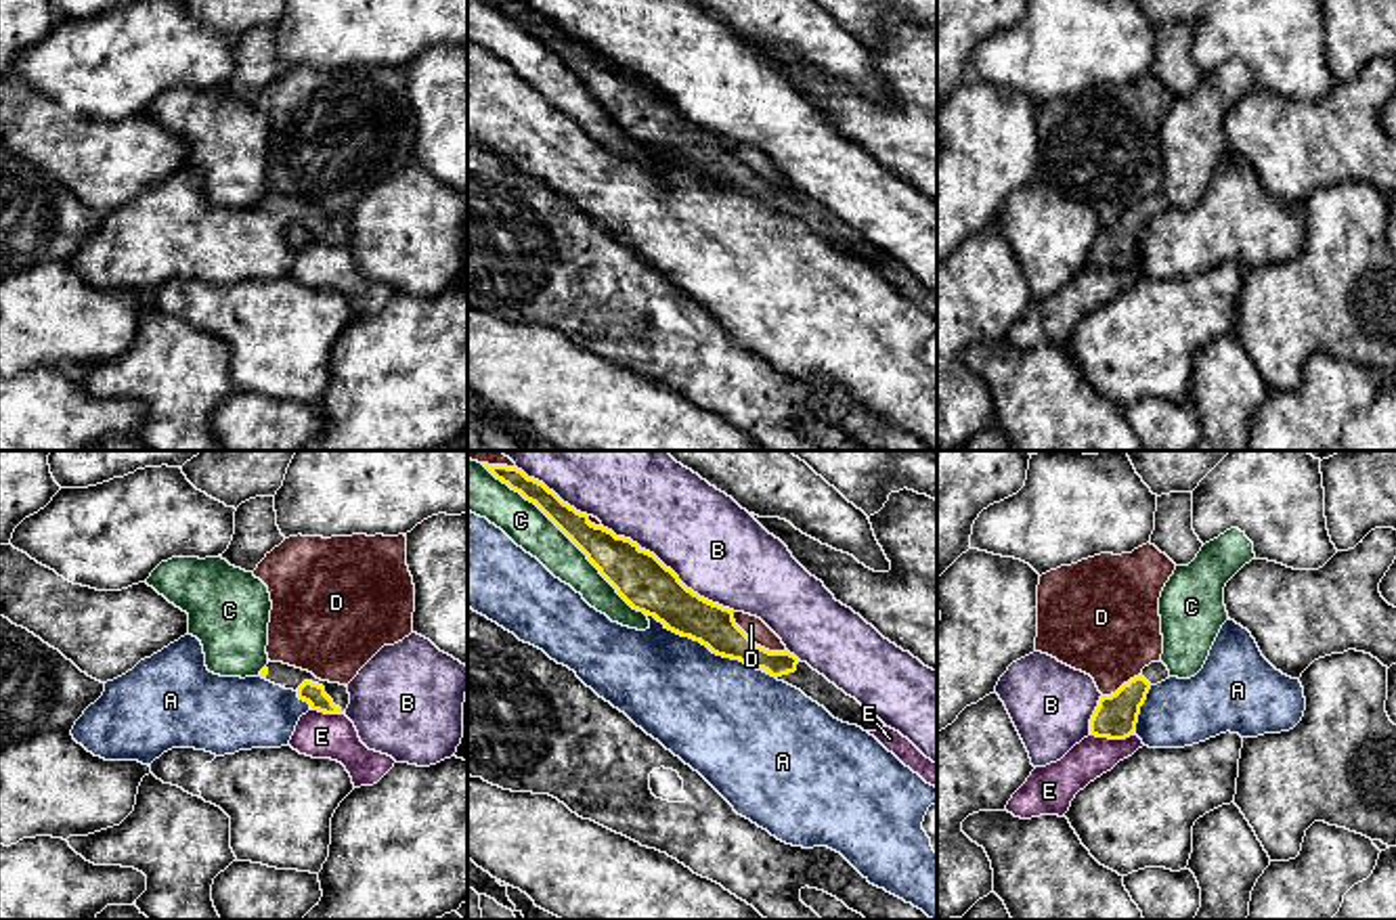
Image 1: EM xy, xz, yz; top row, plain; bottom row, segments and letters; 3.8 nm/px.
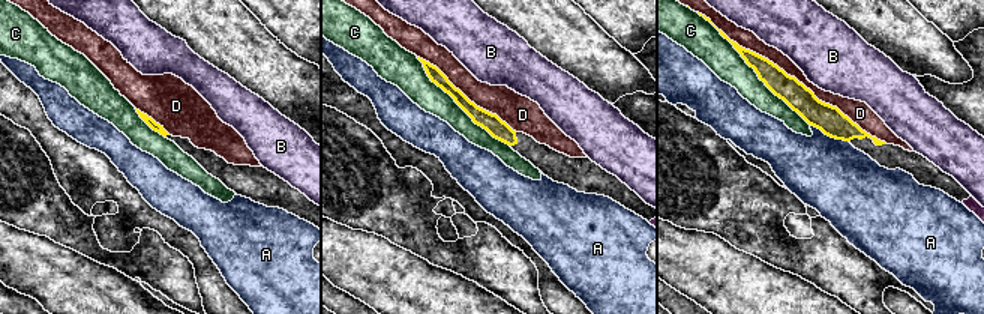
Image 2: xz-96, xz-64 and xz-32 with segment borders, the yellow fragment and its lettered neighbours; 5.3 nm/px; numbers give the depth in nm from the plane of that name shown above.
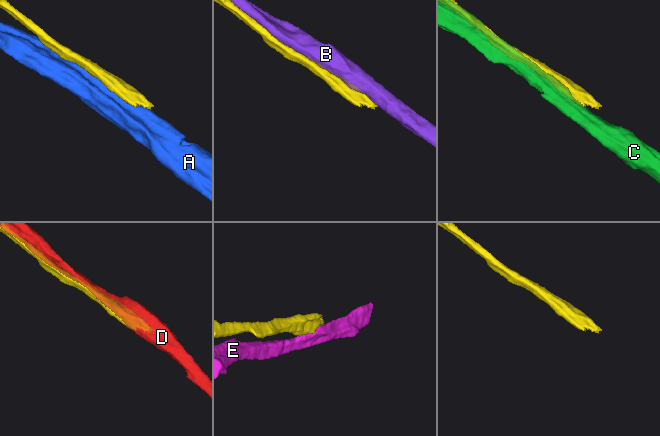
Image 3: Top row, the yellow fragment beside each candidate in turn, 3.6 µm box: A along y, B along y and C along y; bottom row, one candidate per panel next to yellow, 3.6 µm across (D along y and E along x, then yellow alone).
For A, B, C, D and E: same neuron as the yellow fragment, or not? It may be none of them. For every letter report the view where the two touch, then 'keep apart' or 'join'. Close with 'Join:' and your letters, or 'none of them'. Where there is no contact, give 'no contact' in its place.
A: xz | keep apart
B: xz | keep apart
C: xz | keep apart
D: xz | keep apart
E: yz | keep apart
Join: none of them

